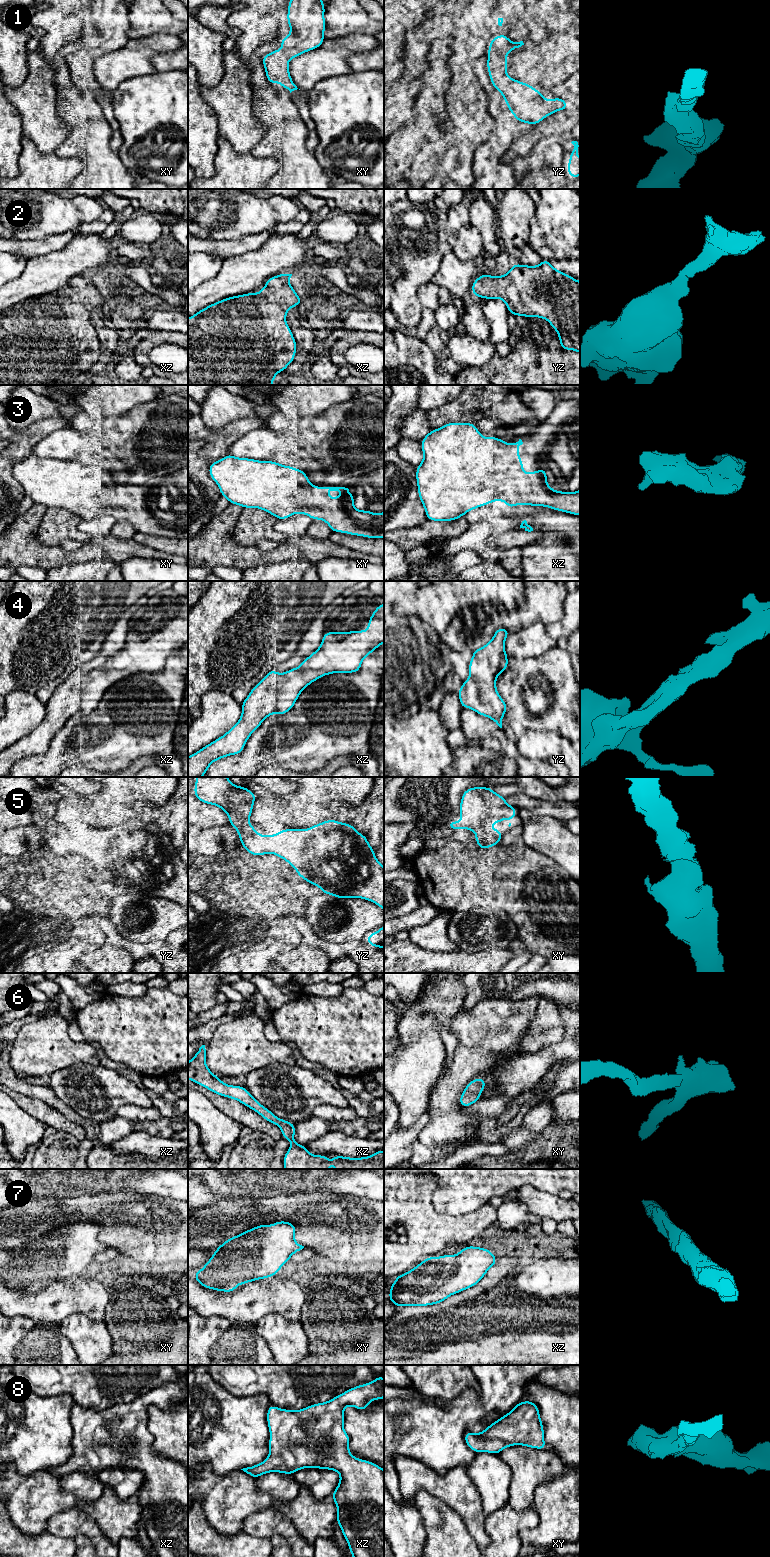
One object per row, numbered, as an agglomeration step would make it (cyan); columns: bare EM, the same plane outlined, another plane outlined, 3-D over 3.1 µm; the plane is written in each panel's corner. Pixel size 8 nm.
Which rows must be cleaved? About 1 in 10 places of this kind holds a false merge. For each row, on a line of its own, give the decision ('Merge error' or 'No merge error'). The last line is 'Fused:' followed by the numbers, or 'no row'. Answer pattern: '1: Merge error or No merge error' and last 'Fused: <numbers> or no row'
1: No merge error
2: No merge error
3: No merge error
4: No merge error
5: No merge error
6: No merge error
7: No merge error
8: No merge error
Fused: no row

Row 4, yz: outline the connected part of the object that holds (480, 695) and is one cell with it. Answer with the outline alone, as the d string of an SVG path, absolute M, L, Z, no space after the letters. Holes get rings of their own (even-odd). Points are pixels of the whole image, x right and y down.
M500 627L486 645L473 650L469 662L469 678L457 692L461 708L472 709L492 719L500 728L507 704L497 691L496 680L501 672L508 669L505 639L510 633Z

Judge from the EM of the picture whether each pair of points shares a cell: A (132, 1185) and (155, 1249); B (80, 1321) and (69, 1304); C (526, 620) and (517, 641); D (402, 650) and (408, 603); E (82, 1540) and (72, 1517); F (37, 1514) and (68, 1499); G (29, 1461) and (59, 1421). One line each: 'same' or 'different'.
A: different
B: different
C: different
D: different
E: different
F: same
G: same

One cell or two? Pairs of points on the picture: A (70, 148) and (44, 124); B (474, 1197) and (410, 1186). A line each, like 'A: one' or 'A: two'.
A: two
B: two

